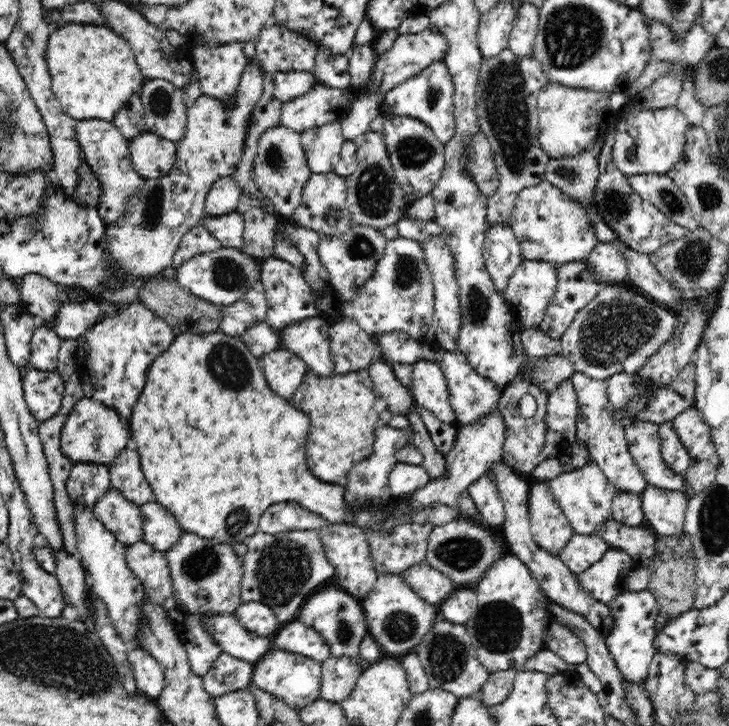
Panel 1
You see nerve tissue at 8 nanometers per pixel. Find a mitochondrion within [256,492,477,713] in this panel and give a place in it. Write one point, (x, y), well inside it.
(447, 661)

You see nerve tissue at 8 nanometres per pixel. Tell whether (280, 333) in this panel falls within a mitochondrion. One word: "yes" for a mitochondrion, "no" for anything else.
no

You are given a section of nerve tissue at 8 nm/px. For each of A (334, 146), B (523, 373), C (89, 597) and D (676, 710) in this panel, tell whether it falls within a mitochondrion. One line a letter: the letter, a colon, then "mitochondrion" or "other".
A: other
B: other
C: other
D: mitochondrion

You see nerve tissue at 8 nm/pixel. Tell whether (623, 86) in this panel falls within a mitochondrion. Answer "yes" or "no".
no

